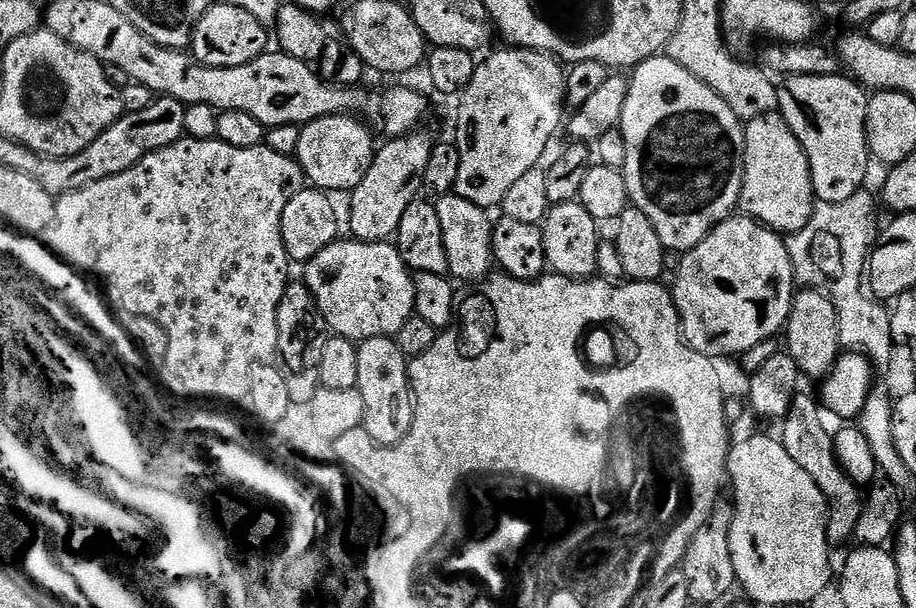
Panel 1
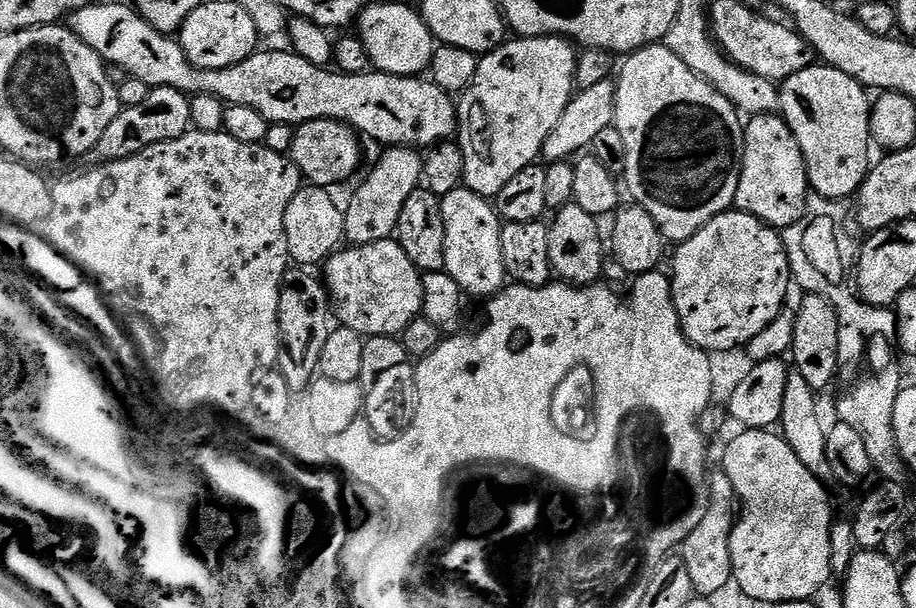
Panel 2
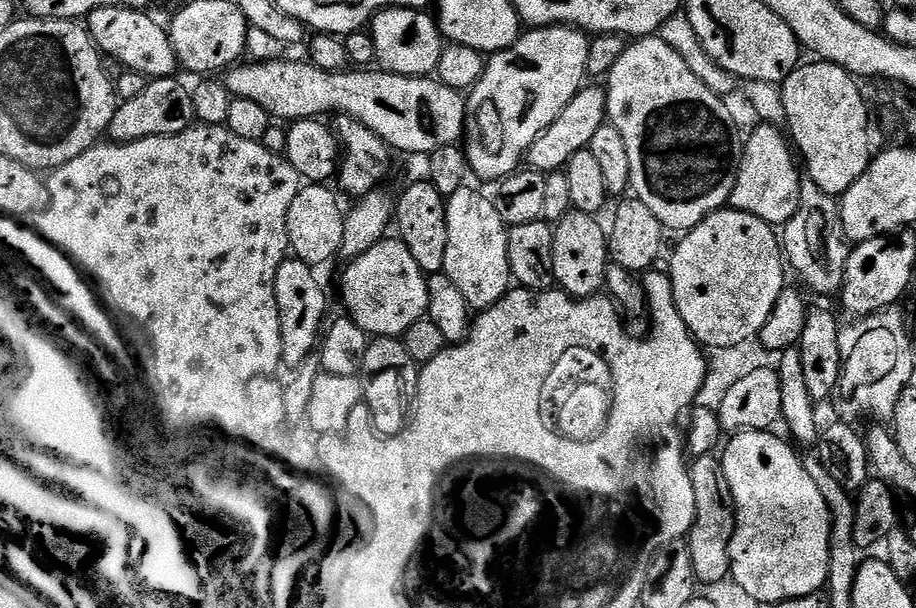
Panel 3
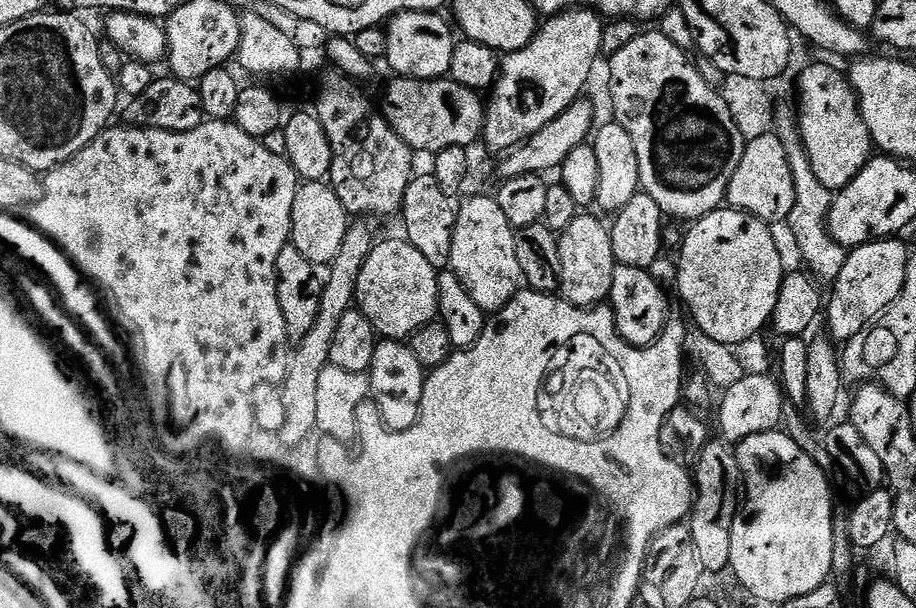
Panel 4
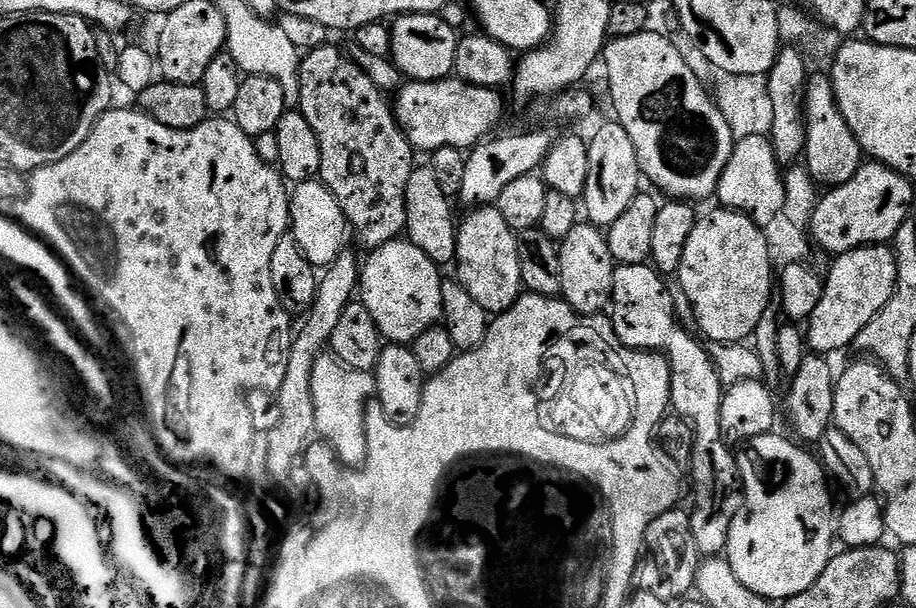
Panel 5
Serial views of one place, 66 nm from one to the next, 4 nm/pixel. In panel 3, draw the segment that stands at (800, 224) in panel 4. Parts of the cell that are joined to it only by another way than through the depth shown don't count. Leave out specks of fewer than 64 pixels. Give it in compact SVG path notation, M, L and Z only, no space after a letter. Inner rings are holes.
M807 178L801 179L800 181L800 209L794 214L794 218L789 220L787 224L783 225L782 228L782 251L786 257L787 263L790 265L791 271L792 268L797 272L798 275L801 276L802 279L805 280L806 283L809 284L810 287L813 288L816 292L821 292L824 296L832 296L841 291L844 286L844 271L846 270L846 262L848 261L848 253L850 251L850 241L847 236L844 234L844 228L840 225L840 206L839 203L833 197L827 196L824 191L821 190L817 186L817 184Z

